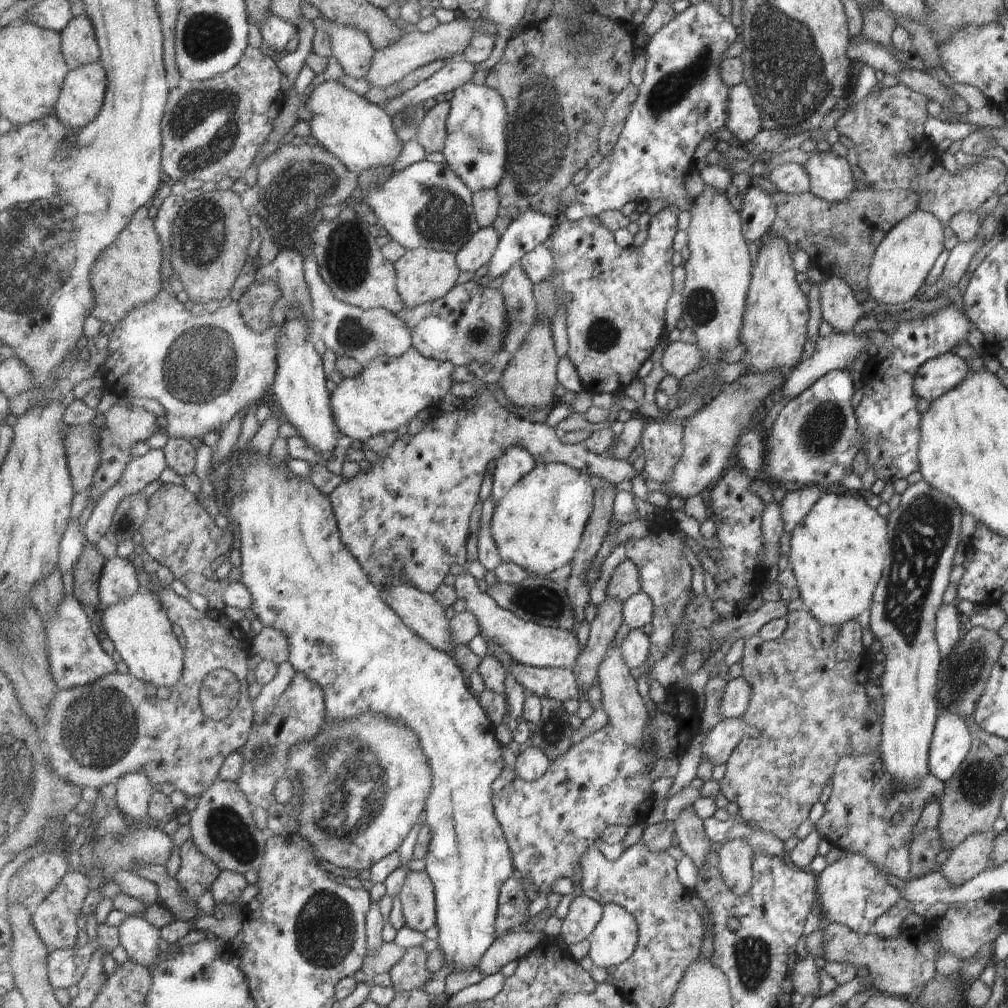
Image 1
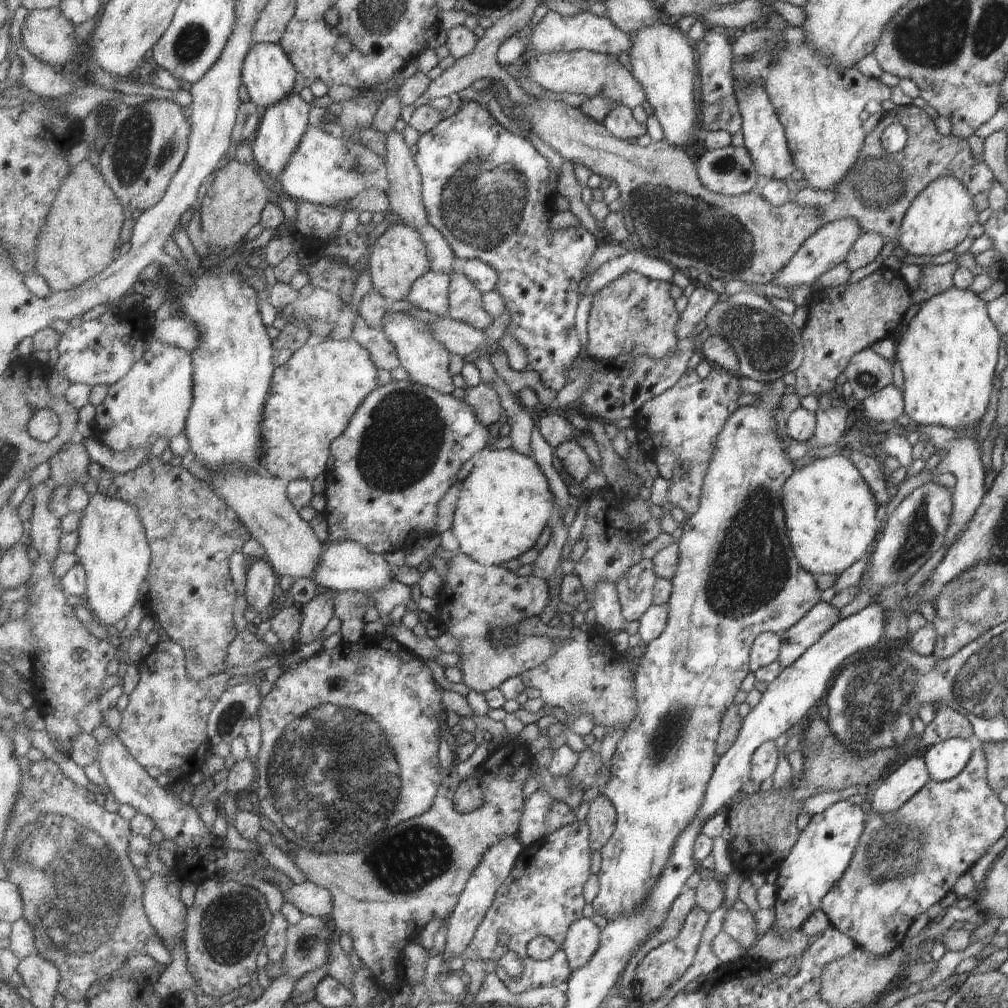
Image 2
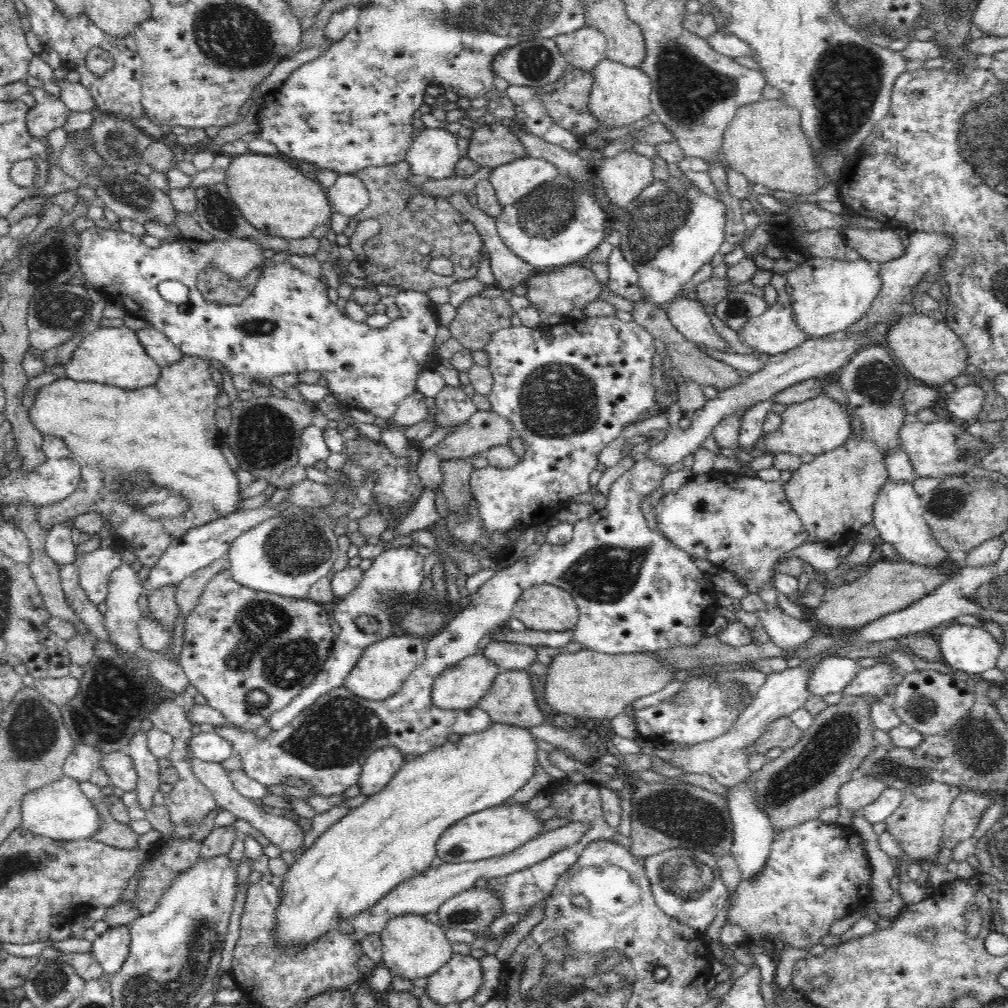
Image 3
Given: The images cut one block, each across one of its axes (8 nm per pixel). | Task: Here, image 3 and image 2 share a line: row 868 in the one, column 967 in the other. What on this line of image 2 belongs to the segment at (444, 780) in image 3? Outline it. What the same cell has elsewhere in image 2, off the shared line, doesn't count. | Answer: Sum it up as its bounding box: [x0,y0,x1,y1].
[894,287,1000,430]

